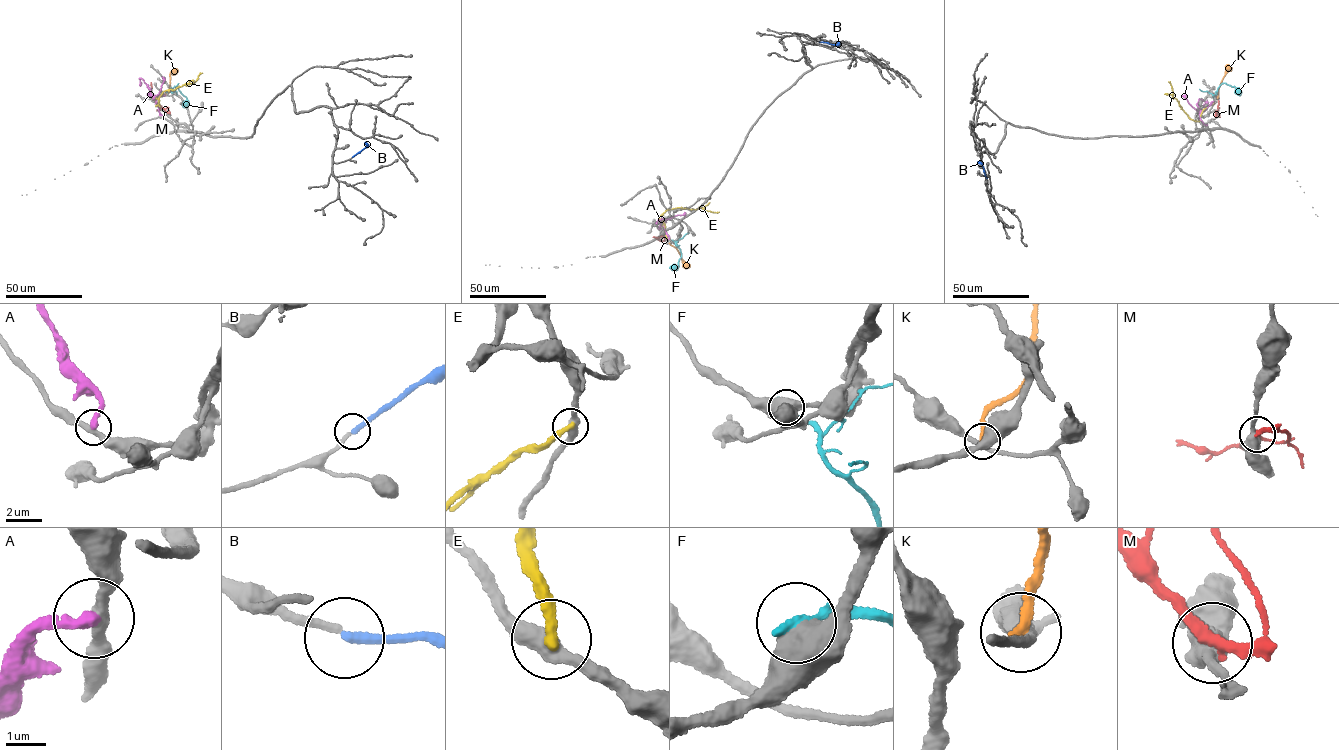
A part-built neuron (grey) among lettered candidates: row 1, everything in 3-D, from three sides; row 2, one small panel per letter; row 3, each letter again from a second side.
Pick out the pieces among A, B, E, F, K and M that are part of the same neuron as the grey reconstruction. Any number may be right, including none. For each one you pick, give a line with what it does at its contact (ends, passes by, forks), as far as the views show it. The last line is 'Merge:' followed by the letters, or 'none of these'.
B: it ends
Merge: B

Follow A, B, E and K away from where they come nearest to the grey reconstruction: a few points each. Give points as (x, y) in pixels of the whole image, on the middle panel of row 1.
A: (668, 239), (662, 221), (666, 220), (658, 229)
B: (819, 42), (839, 42)
E: (666, 237), (660, 217), (669, 209), (701, 207), (719, 212)
K: (669, 243), (690, 267)

